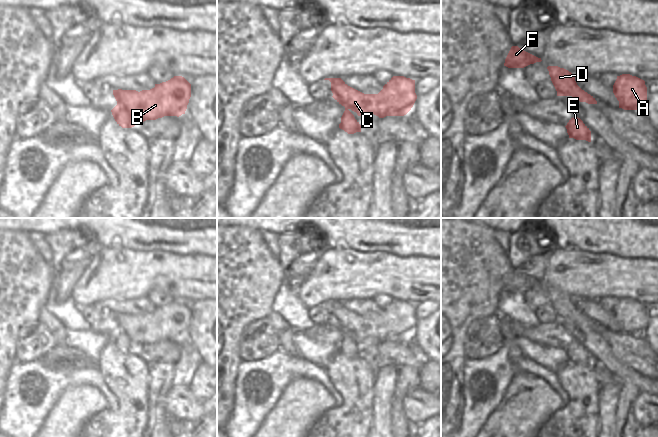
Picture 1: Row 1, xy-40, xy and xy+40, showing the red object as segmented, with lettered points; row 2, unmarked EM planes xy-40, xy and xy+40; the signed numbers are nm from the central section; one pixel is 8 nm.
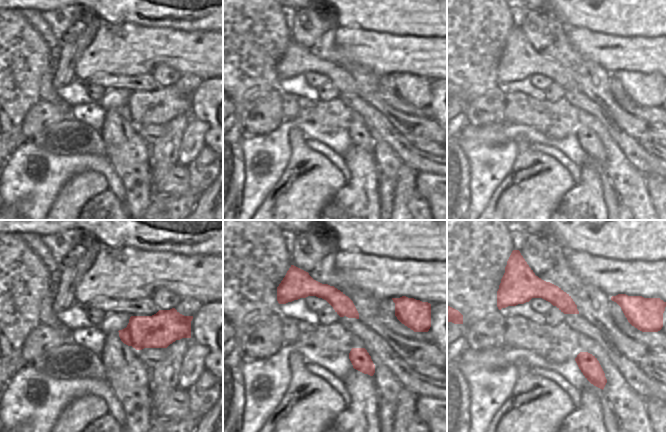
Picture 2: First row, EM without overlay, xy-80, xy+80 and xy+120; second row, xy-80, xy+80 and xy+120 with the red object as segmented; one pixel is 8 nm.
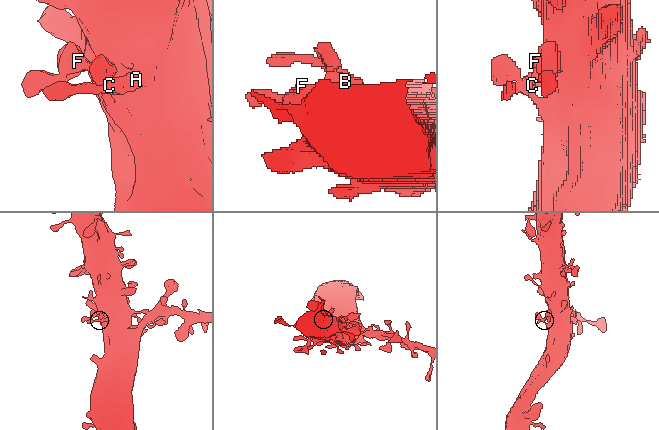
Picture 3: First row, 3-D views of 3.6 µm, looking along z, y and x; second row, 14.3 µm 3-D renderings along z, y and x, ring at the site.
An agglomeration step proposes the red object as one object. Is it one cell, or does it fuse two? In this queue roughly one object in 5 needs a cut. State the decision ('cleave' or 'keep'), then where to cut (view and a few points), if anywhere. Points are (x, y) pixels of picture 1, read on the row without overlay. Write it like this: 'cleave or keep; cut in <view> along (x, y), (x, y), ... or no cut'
keep; no cut

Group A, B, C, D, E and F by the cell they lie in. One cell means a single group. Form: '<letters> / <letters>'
A B C D E F

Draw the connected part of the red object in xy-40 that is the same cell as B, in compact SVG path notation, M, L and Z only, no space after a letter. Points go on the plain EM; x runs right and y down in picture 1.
M182 300L155 308L150 314L113 314L117 329L112 339L122 352L132 352L136 346L156 344L164 340L185 338L191 321L191 308Z

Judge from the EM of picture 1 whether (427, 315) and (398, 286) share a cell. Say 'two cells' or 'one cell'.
two cells

